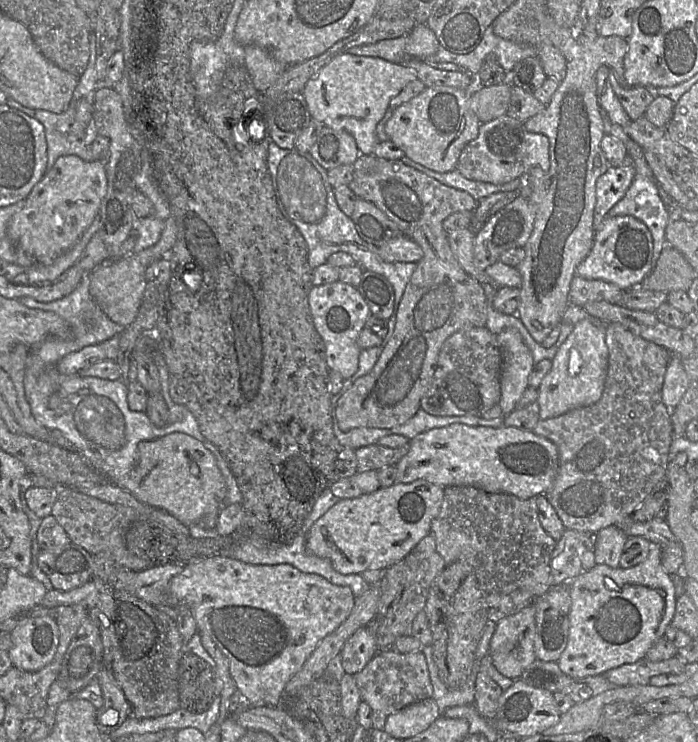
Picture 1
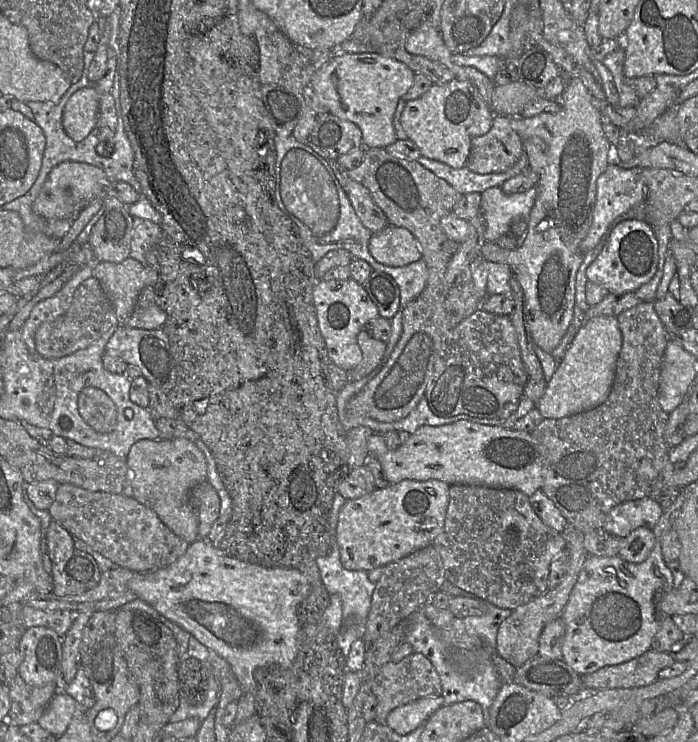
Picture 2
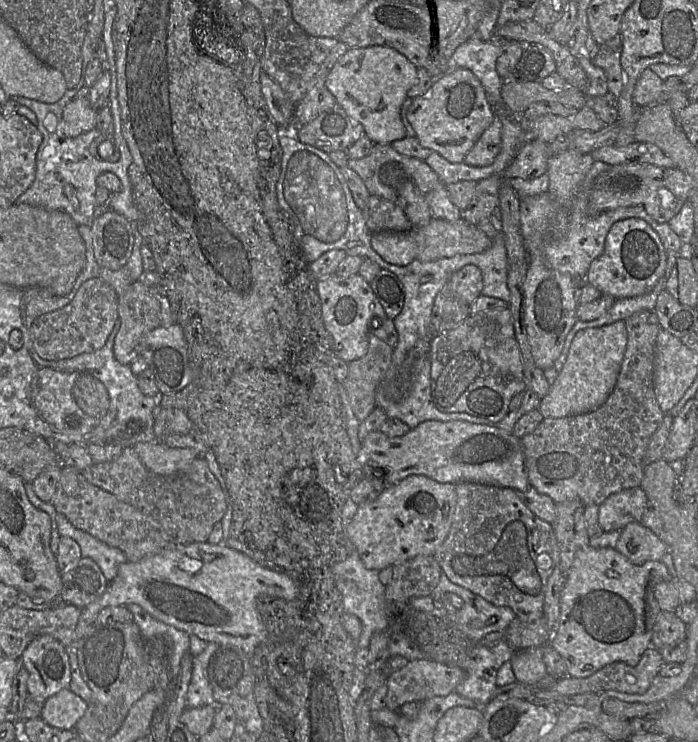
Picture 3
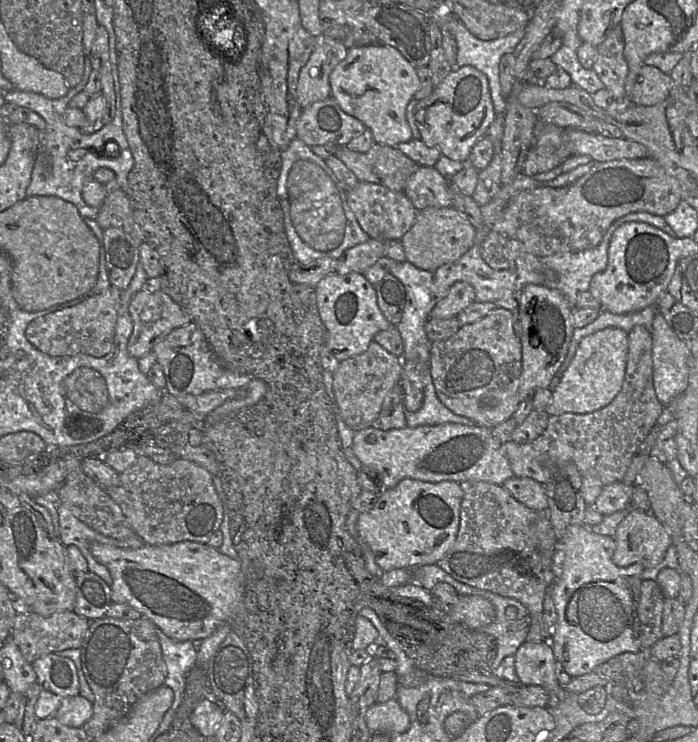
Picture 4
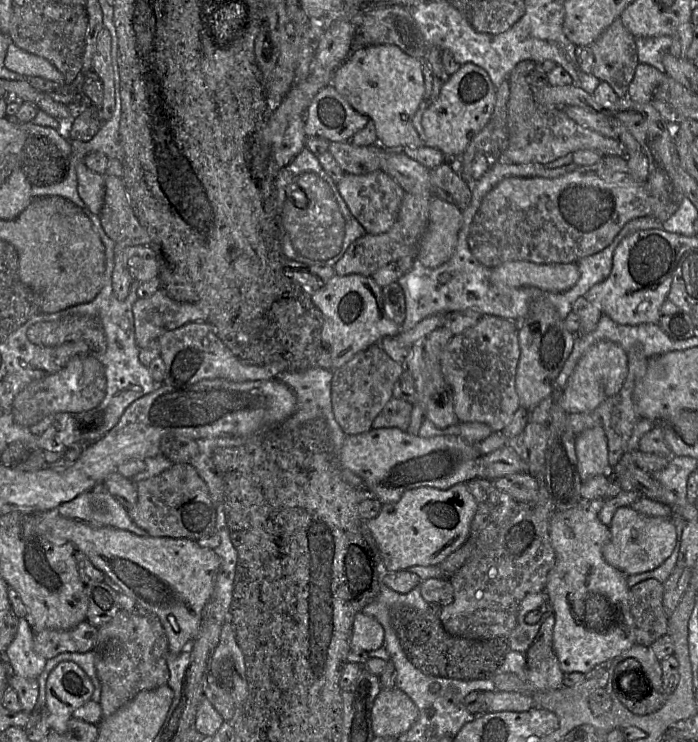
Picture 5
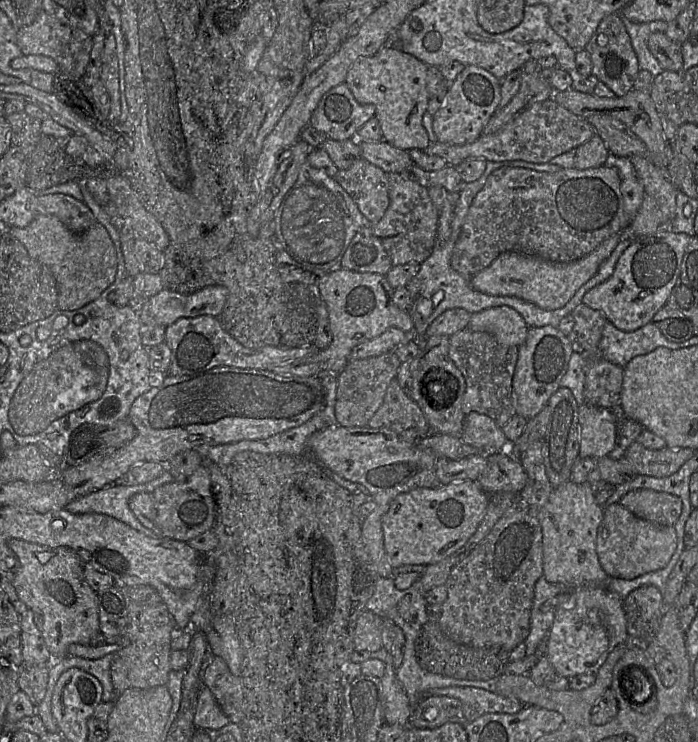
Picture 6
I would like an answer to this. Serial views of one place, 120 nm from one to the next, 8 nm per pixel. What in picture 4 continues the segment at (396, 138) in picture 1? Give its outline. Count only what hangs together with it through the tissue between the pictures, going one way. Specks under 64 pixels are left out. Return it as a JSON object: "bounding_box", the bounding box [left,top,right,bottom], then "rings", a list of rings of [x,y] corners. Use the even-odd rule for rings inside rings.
{"bounding_box":[414,65,497,161],"rings":[[[470,65],[454,68],[438,86],[434,87],[429,97],[417,103],[414,117],[416,126],[421,132],[421,139],[427,146],[438,148],[442,155],[454,161],[468,161],[472,149],[481,138],[487,136],[490,126],[497,117],[492,102],[488,78]]]}

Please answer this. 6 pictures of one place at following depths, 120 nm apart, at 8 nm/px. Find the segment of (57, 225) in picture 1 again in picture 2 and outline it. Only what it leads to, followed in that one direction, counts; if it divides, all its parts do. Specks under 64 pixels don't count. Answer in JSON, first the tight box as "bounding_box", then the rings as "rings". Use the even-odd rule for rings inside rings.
{"bounding_box":[32,161,107,220],"rings":[[[75,161],[61,162],[49,173],[32,210],[46,219],[74,220],[92,200],[104,195],[107,181],[105,172],[94,165]]]}

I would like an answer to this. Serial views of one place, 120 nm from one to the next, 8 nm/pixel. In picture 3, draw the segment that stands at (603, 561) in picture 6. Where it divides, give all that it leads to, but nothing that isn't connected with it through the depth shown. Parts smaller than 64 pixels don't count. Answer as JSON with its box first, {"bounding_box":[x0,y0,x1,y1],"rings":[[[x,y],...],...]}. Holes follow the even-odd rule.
{"bounding_box":[615,522,668,565],"rings":[[[630,522],[621,531],[615,549],[634,565],[660,561],[668,546],[640,522]]]}

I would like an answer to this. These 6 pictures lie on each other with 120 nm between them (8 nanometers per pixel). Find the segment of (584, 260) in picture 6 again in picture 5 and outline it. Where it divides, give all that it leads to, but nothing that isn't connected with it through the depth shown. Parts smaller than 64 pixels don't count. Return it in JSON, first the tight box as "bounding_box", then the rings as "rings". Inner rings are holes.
{"bounding_box":[490,261,579,292],"rings":[[[509,261],[492,269],[490,282],[495,287],[536,287],[549,292],[564,292],[571,289],[579,278],[577,263]]]}

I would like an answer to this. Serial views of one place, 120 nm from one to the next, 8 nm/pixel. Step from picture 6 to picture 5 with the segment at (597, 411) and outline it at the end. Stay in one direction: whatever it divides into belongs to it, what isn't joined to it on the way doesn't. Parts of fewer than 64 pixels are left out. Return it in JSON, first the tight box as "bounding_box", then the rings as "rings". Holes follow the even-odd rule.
{"bounding_box":[576,428,610,483],"rings":[[[590,428],[576,437],[576,456],[582,483],[594,476],[606,475],[610,467],[607,437],[603,428]]]}

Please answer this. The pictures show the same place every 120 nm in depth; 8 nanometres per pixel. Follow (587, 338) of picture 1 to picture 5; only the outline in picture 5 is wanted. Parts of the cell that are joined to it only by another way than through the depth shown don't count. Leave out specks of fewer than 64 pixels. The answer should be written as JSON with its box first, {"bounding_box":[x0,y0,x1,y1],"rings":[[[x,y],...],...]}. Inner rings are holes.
{"bounding_box":[556,340,628,413],"rings":[[[601,340],[579,359],[564,390],[556,395],[558,404],[567,413],[584,413],[598,408],[607,398],[616,395],[628,374],[627,353],[616,343]]]}

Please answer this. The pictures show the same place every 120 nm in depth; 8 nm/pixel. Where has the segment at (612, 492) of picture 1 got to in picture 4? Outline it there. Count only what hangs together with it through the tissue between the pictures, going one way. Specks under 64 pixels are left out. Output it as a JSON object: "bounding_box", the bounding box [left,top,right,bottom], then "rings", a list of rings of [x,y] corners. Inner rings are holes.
{"bounding_box":[504,325,664,486],"rings":[[[637,325],[628,336],[625,377],[617,396],[610,404],[592,413],[549,416],[545,431],[529,443],[505,443],[504,454],[514,477],[532,478],[545,485],[562,463],[573,463],[583,478],[597,477],[604,486],[623,481],[634,453],[650,430],[657,425],[664,409],[653,385],[651,331]]]}

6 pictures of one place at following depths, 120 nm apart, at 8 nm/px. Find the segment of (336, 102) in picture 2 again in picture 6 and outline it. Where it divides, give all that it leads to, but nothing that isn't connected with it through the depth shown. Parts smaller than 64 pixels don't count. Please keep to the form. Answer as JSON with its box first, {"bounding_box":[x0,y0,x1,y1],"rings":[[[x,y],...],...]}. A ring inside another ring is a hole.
{"bounding_box":[344,45,431,151],"rings":[[[384,45],[374,55],[356,60],[349,68],[344,83],[358,103],[375,106],[375,117],[383,140],[406,151],[425,150],[431,144],[422,122],[429,101],[427,70],[426,64],[398,46]]]}

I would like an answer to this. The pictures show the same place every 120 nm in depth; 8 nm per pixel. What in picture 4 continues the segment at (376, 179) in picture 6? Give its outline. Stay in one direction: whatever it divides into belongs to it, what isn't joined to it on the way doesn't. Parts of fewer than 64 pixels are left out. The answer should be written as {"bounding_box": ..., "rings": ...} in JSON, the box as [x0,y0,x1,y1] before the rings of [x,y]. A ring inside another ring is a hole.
{"bounding_box":[347,181,419,241],"rings":[[[359,181],[353,188],[347,189],[347,202],[362,229],[371,238],[383,241],[401,240],[404,234],[413,227],[419,212],[405,192],[393,191],[385,186],[370,182]]]}

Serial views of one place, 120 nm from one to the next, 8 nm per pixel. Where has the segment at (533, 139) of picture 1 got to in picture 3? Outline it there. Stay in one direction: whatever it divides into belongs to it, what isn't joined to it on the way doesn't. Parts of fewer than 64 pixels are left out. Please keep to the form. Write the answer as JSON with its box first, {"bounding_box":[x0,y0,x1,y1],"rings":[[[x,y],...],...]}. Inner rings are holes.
{"bounding_box":[465,117,502,167],"rings":[[[494,117],[492,125],[481,135],[466,155],[465,163],[475,167],[492,165],[502,148],[502,121]]]}

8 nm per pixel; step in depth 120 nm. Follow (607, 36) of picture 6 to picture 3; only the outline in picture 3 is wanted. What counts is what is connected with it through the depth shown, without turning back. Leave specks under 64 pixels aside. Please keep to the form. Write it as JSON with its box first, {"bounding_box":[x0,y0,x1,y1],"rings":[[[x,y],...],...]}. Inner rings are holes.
{"bounding_box":[593,33,625,99],"rings":[[[619,33],[613,39],[600,46],[593,63],[600,67],[608,80],[608,92],[618,99],[624,89],[625,76],[621,65],[623,52],[622,36]]]}

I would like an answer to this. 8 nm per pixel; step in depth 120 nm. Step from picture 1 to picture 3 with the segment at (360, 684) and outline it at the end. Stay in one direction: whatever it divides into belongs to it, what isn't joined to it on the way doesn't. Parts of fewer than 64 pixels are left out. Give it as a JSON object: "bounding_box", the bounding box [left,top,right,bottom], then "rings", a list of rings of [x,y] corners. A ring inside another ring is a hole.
{"bounding_box":[385,659,465,711],"rings":[[[427,659],[408,661],[402,668],[390,672],[387,676],[385,707],[398,711],[407,702],[423,701],[435,696],[445,696],[454,691],[464,677],[465,673],[458,667],[449,667]]]}

